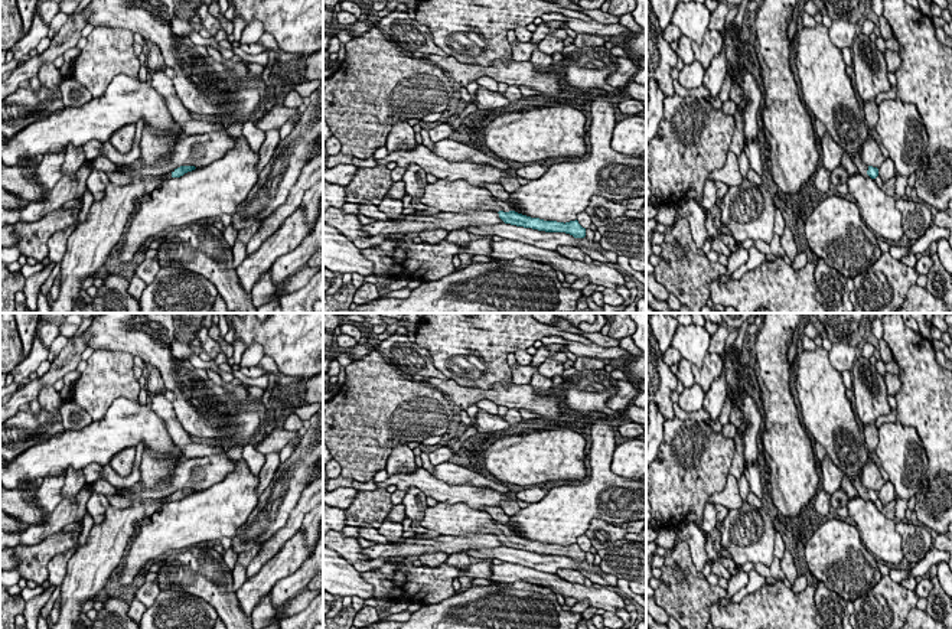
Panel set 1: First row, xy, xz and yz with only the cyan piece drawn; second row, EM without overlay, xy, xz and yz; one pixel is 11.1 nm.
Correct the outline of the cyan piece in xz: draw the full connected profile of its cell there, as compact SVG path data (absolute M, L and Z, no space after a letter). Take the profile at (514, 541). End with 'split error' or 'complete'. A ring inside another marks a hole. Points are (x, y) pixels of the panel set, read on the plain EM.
M437 502L434 506L427 506L420 525L447 537L466 537L470 534L498 535L505 547L545 555L565 555L574 561L586 560L586 551L577 542L564 547L518 537L509 525L499 524L486 511L473 509L466 503Z; split error

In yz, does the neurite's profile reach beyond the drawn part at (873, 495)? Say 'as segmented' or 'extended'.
extended

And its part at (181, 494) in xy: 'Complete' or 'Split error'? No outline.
Split error

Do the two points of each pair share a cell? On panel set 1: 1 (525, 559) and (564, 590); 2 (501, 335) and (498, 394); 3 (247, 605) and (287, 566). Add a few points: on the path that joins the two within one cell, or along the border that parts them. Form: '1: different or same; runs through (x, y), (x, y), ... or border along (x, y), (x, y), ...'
1: different; border along (507, 561), (554, 574)
2: different; border along (512, 381), (499, 383), (489, 388), (465, 387)
3: same; runs through (253, 593), (276, 570)

